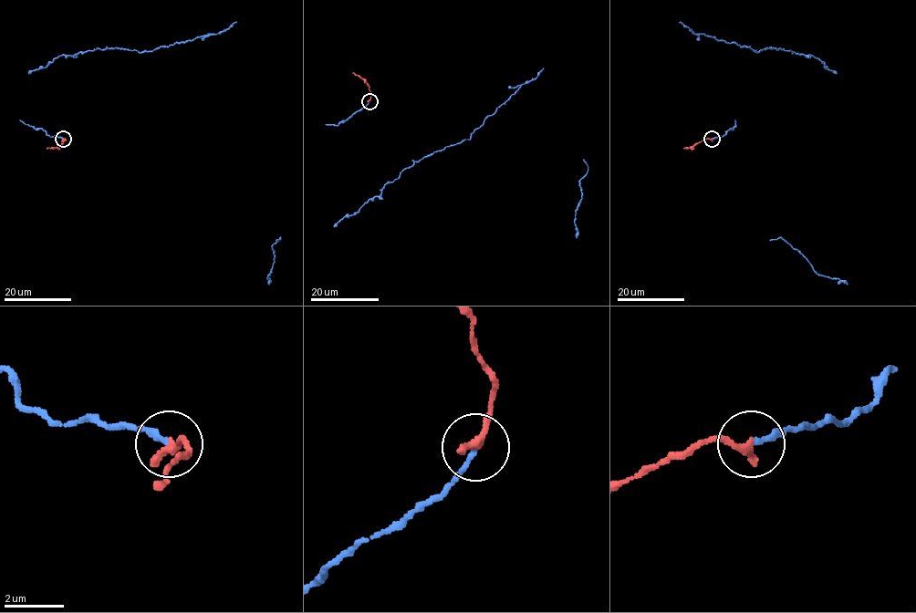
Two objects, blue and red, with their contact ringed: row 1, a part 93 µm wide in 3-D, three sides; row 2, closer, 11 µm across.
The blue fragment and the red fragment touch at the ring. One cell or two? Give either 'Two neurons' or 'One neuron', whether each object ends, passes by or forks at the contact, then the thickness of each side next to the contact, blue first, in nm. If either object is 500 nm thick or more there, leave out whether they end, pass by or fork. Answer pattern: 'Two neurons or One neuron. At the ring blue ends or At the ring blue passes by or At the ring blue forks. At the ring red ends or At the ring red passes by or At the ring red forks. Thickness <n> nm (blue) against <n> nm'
One neuron. At the ring blue ends. At the ring red ends. Thickness 160 nm (blue) against 320 nm

